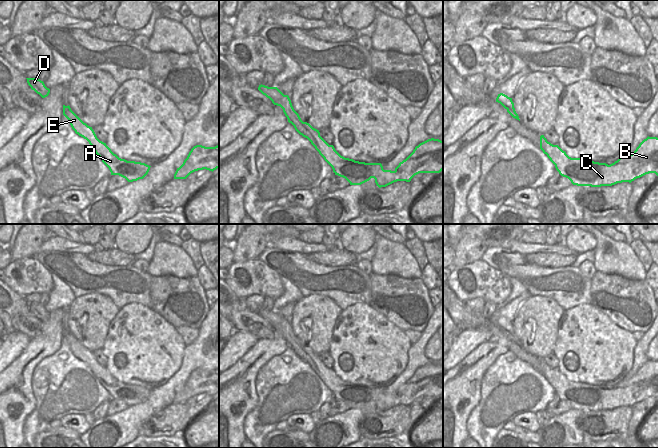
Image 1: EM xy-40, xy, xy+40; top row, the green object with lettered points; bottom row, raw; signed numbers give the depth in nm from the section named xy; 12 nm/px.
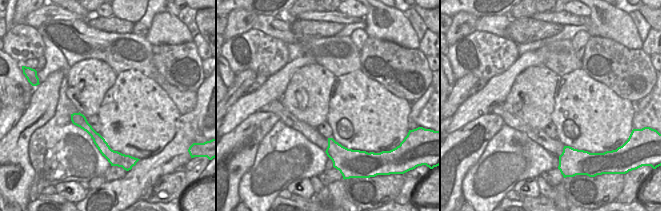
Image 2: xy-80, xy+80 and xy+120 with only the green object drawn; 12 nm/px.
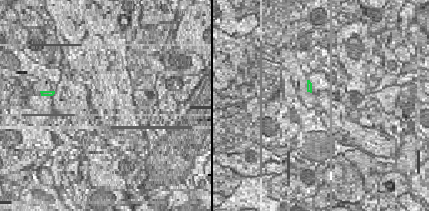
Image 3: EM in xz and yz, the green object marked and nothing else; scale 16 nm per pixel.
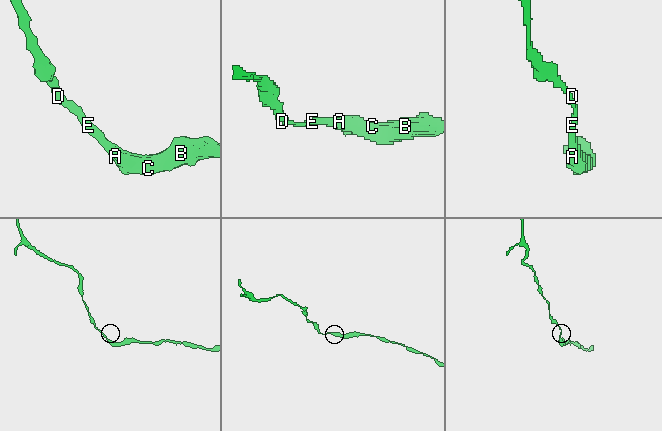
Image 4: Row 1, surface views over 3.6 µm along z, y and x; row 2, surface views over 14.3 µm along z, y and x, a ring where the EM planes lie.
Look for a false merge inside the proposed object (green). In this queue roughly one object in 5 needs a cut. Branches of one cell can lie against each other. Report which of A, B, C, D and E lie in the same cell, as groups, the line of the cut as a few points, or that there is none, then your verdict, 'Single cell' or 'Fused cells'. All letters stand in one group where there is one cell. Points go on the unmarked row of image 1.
Groups: A B C D E. No split. Single cell

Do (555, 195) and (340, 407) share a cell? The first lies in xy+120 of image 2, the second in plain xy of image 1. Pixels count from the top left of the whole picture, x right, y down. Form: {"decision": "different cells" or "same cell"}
{"decision": "different cells"}

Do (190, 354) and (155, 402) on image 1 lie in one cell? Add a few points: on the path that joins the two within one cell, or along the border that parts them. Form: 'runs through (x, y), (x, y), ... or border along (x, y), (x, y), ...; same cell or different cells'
runs through (188, 366), (167, 390); same cell

